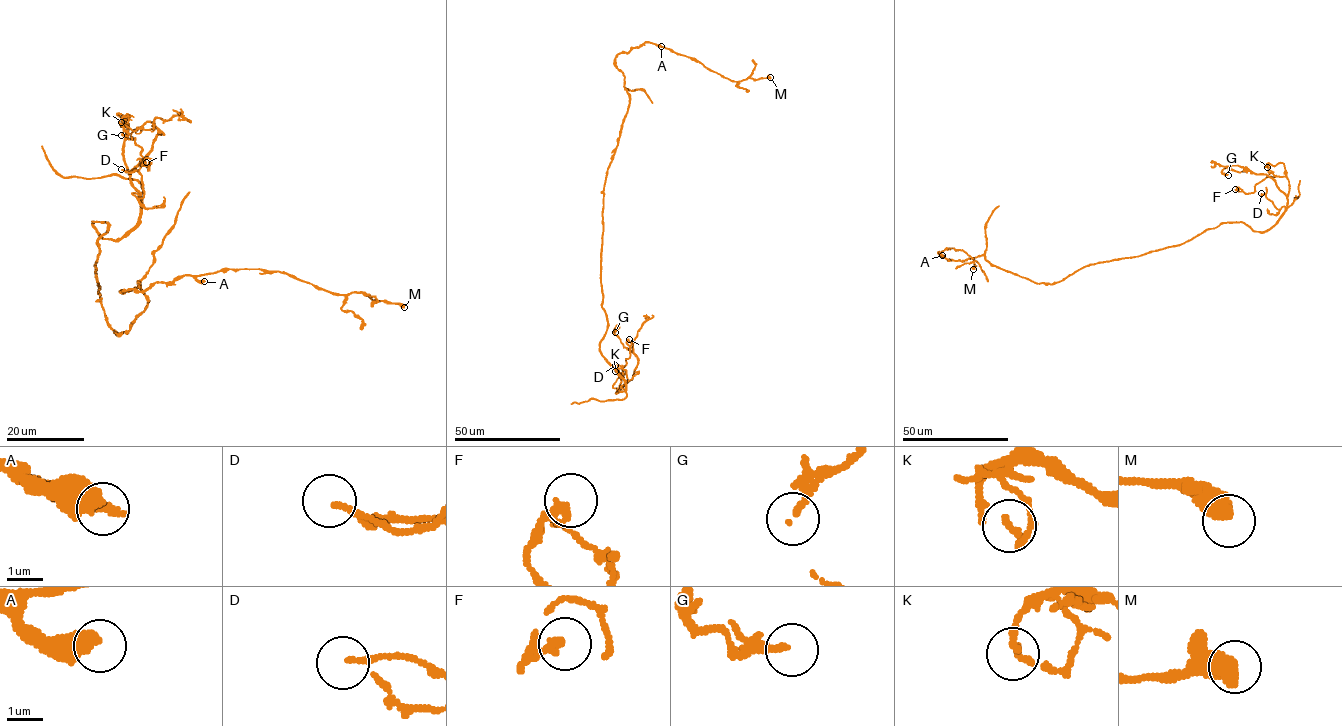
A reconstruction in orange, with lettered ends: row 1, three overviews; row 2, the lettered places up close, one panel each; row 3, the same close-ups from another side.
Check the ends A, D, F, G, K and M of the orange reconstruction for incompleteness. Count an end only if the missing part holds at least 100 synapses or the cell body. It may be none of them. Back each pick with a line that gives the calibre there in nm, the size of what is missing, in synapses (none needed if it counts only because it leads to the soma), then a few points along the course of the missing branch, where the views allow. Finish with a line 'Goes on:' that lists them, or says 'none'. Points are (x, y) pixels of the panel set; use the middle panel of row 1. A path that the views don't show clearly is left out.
Goes on: none

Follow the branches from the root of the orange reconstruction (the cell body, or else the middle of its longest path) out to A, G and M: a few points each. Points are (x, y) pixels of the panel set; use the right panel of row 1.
A: (1092, 264), (1055, 283), (1035, 283), (993, 265), (984, 255), (961, 261), (948, 260), (942, 255)
G: (1092, 264), (1179, 245), (1221, 223), (1269, 229), (1287, 196), (1264, 174), (1225, 168), (1228, 175)
M: (1092, 264), (1055, 283), (1035, 283), (984, 255), (948, 260), (938, 252), (964, 251), (977, 262), (973, 269)

